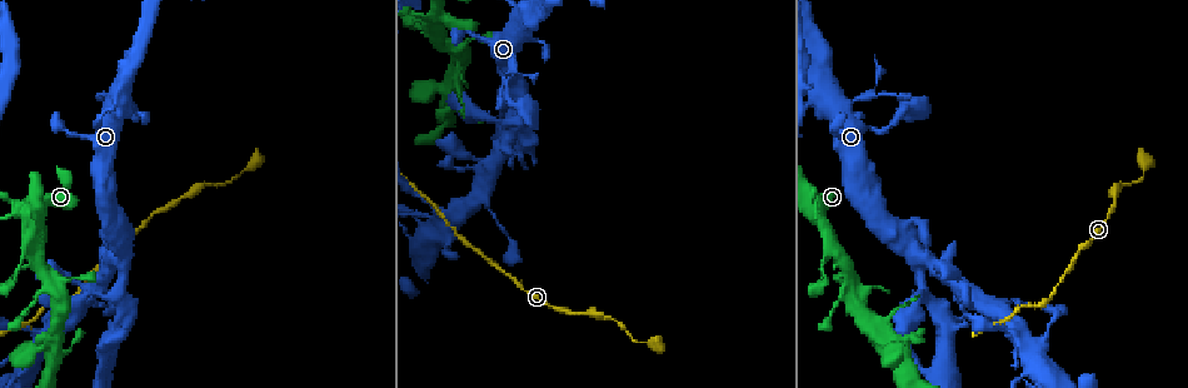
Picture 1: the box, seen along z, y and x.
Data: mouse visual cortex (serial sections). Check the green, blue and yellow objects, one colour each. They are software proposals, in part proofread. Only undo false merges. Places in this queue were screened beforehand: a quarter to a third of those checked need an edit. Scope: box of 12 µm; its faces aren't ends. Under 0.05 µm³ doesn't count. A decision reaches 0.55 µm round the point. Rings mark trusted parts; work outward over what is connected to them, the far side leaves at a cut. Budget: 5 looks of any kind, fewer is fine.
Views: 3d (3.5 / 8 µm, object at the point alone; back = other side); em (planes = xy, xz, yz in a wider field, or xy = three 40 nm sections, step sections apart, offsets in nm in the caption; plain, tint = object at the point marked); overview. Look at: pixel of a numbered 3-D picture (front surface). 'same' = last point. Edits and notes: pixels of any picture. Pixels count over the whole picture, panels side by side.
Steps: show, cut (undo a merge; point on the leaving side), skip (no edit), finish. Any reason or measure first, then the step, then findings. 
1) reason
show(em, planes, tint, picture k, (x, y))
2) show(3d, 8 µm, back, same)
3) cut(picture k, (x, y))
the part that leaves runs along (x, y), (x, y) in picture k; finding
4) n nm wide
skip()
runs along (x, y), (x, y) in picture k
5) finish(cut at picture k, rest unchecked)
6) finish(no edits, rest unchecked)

thin arm on a thick one
show(3d, 8 µm, back, picture 1, (26, 212))

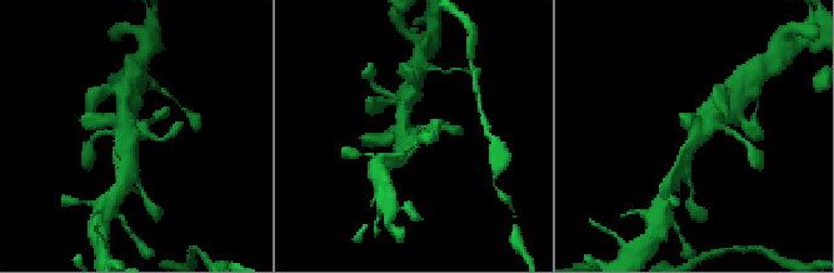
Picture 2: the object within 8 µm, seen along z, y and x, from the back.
now the EM
show(em, xy, step 3, tint, picture 2, (416, 131))

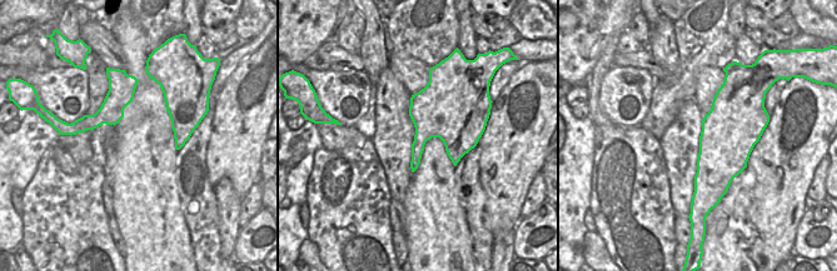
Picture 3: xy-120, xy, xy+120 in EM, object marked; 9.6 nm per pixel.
460 nm wide
skip()
runs along (391, 137), (401, 130), (445, 124) in picture 2; one cell here

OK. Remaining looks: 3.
thin arm on a thick one
show(3d, 8 µm, picture 1, (975, 292))

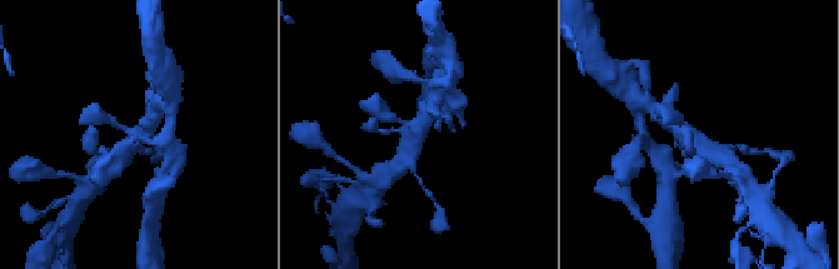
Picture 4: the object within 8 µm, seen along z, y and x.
zoom in
show(3d, 3.5 µm, picture 4, (696, 138))

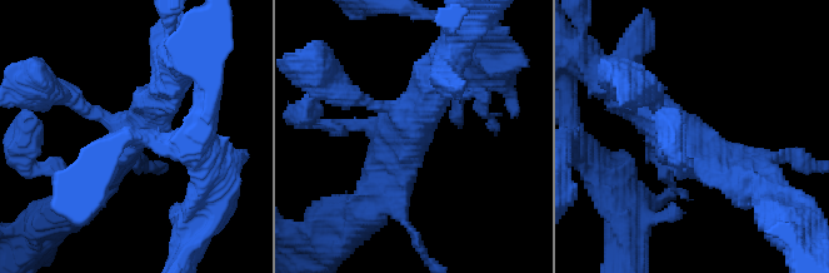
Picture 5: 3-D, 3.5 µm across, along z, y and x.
shape alone is not enough
show(em, xy, step 3, tint, picture 5, (688, 132))

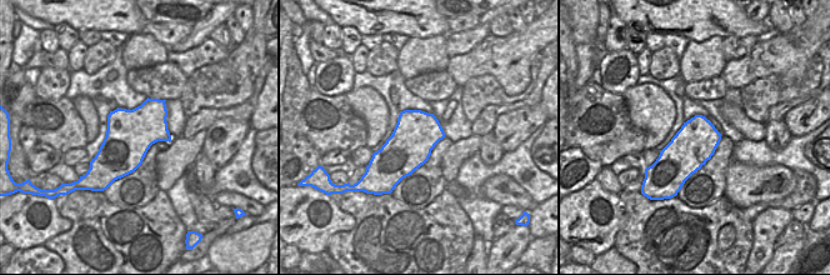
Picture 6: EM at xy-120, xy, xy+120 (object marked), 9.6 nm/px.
skip()
runs along (624, 95), (745, 177) in picture 5; continuous, no second cell

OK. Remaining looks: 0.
finish(no edits, rest unchecked)

